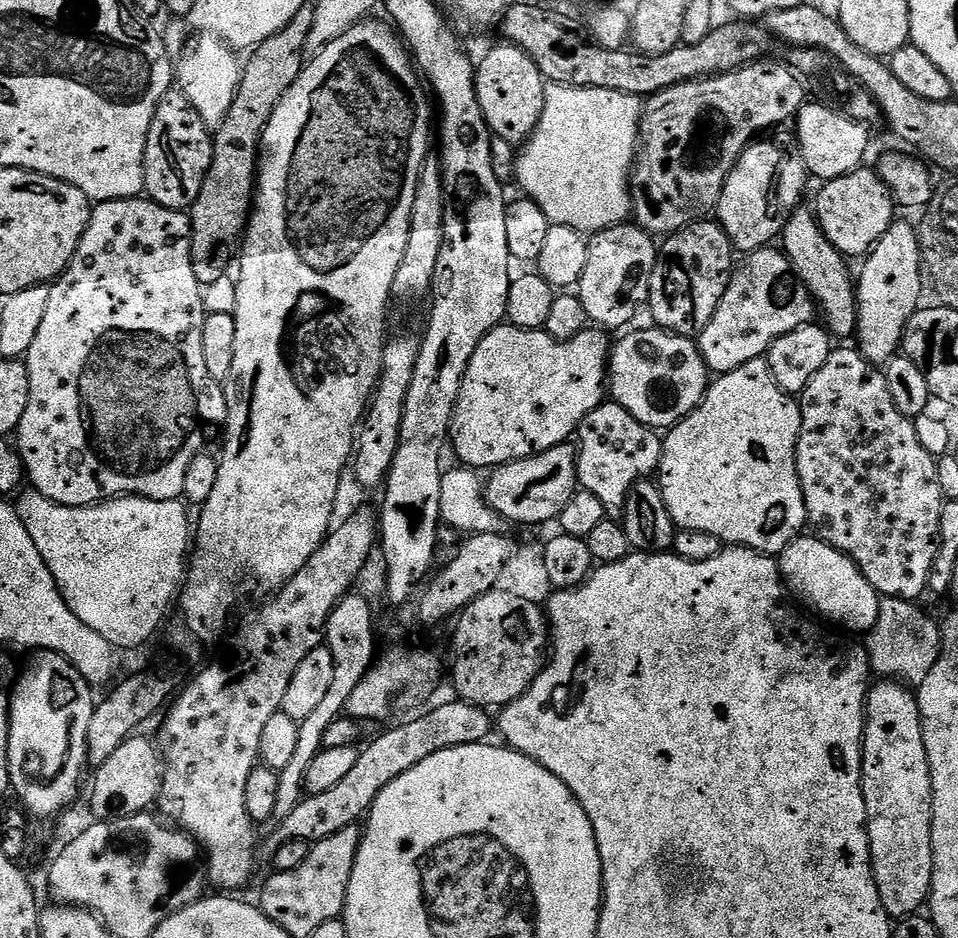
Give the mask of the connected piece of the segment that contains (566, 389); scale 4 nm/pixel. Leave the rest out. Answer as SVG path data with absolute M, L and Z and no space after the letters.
M507 322L501 324L499 328L490 330L486 334L486 338L482 338L478 350L474 350L474 358L470 358L470 366L466 366L466 374L462 378L462 386L458 394L456 409L452 415L452 427L450 429L450 448L455 459L461 465L469 468L495 470L500 465L508 464L512 460L525 460L528 456L535 456L538 452L545 452L559 444L569 443L575 437L580 424L586 418L586 414L590 414L590 410L594 410L599 404L605 403L610 359L610 339L608 340L608 336L607 331L597 330L592 326L585 328L584 331L579 332L577 336L572 336L569 340L556 340L546 331L535 328L515 328L513 324Z

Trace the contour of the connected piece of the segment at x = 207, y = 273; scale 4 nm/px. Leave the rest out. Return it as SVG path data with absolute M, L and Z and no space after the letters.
M306 6L294 14L291 22L278 34L266 38L266 42L251 49L249 60L245 59L240 74L240 85L236 91L234 102L230 106L230 114L222 122L220 128L215 129L212 141L212 161L210 170L204 175L202 190L193 202L190 215L192 217L192 265L194 274L202 286L218 281L218 278L229 275L234 261L238 256L238 249L242 244L242 237L247 229L250 213L254 207L254 193L258 188L258 161L262 151L264 127L270 122L278 102L290 90L290 86L298 78L298 74L306 63L308 52L308 35L314 26L314 7Z

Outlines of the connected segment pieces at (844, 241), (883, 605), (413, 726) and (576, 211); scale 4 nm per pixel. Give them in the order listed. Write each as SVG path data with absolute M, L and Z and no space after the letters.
M861 166L842 178L827 181L821 188L824 189L816 196L814 211L816 221L822 226L826 238L834 245L836 251L845 258L851 258L851 256L867 257L869 251L875 248L882 238L882 234L886 234L888 227L894 223L894 216L892 216L892 208L894 209L893 197L882 178L871 167L868 169L868 166Z
M886 596L881 599L878 610L878 622L874 622L872 631L867 633L866 647L868 663L877 677L891 678L908 686L918 686L934 670L934 662L938 662L940 653L941 625L935 624L920 609L919 603L902 598Z
M452 698L452 701L450 701L449 704L440 704L437 706L437 708L431 708L432 707L429 707L427 710L424 710L429 710L429 712L421 711L419 714L416 714L421 714L421 716L413 715L411 718L408 718L413 718L413 720L405 719L403 722L400 722L405 722L405 724L400 724L397 726L397 728L392 728L389 730L389 732L382 733L381 736L377 738L377 740L370 741L368 745L366 745L367 743L365 743L363 747L360 748L360 757L358 758L358 762L354 762L353 768L350 769L350 774L346 774L346 778L342 778L342 782L338 782L338 786L333 786L331 790L326 790L326 794L305 795L304 799L298 802L298 807L296 807L296 809L292 813L290 813L290 818L279 821L277 828L280 829L278 829L277 832L274 833L273 836L270 837L268 840L268 844L270 846L269 849L275 850L279 848L281 844L285 844L287 840L306 840L309 842L315 842L317 840L321 840L322 838L330 838L330 834L338 834L338 830L346 830L346 826L350 826L351 824L360 824L361 821L365 819L368 809L372 807L372 803L374 803L374 801L378 798L378 794L380 793L380 791L383 790L383 788L385 788L386 786L390 786L390 782L394 782L394 778L398 778L402 774L406 774L406 770L414 770L414 766L418 766L418 762L426 762L426 758L430 758L430 754L438 754L438 750L450 750L454 746L470 746L471 744L483 744L489 739L489 737L491 737L488 735L490 735L491 732L494 732L493 717L492 720L490 717L488 717L491 716L489 709L479 708L478 706L474 706L473 704L467 704L464 700L461 700L459 698Z
M548 84L544 90L544 109L538 126L519 149L516 180L525 197L546 214L551 224L570 226L585 234L623 224L630 216L630 173L640 138L641 97L614 90L571 88L565 84Z

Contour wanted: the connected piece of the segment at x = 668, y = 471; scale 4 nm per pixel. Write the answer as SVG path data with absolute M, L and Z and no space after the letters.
M767 359L751 360L742 366L738 366L738 370L730 370L717 375L709 383L708 393L704 396L704 401L690 415L682 418L677 424L667 429L662 440L658 487L662 498L666 502L666 510L670 514L673 524L676 525L677 529L683 531L685 528L688 532L701 532L704 536L713 536L714 539L721 540L721 545L724 546L752 548L755 552L763 552L766 556L779 557L780 553L786 550L786 546L805 531L808 523L806 502L804 501L802 486L796 469L796 447L798 446L801 430L802 414L800 413L797 397L782 391L778 386L778 382L774 382L774 374L770 370Z

